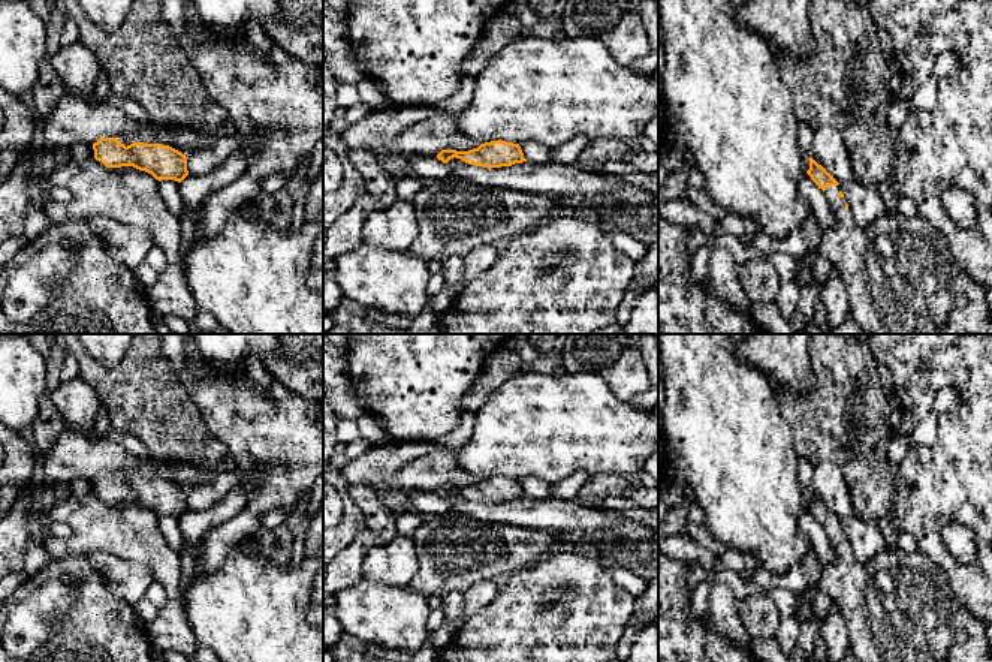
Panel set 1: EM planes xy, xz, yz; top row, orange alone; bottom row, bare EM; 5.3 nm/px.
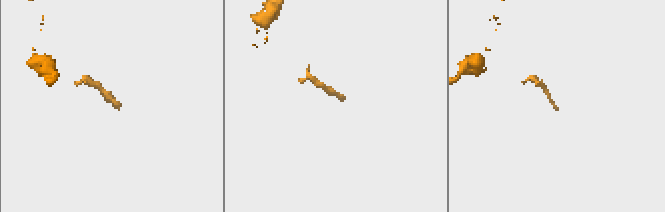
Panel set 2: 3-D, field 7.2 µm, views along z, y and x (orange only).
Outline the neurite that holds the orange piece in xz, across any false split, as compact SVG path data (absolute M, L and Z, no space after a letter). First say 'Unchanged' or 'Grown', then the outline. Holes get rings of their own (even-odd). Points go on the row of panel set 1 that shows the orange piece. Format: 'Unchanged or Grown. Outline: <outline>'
Unchanged. Outline: M501 139L480 144L477 148L468 151L441 150L437 154L437 159L443 163L447 163L453 157L461 159L468 165L483 168L501 168L527 162L519 144L506 142Z

